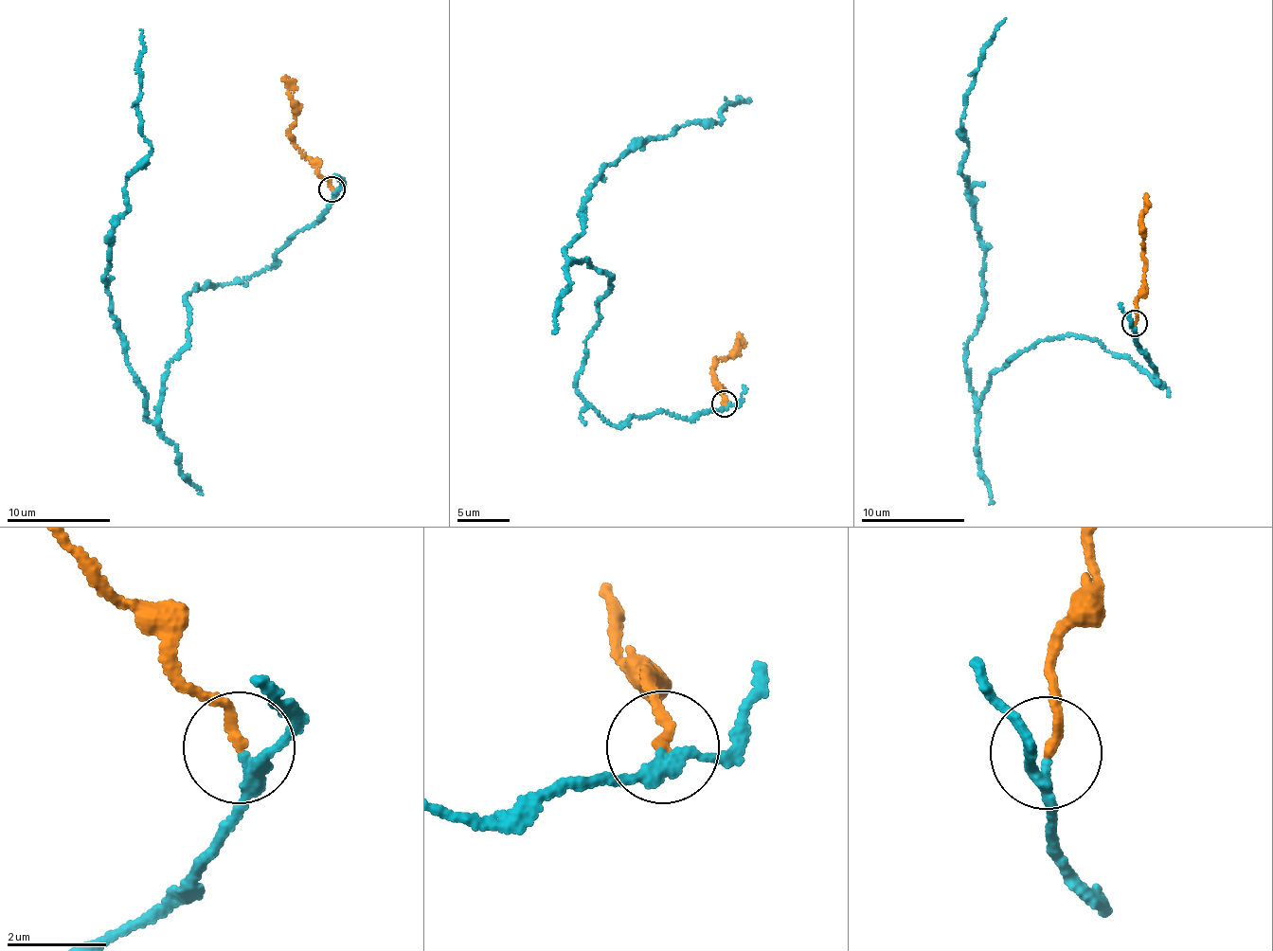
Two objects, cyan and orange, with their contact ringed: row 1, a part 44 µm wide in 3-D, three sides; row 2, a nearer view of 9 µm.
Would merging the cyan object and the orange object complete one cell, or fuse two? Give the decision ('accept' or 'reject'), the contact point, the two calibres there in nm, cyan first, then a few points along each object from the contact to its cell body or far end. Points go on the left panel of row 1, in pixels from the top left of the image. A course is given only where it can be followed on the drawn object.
reject | (331, 188) | 200/180 nm | cyan via (332, 189), (271, 267), (186, 296), (185, 348), (147, 418), (105, 278), (126, 176), (152, 150), (140, 29) | orange via (332, 189), (294, 143), (290, 125), (295, 120), (295, 102), (285, 75)

